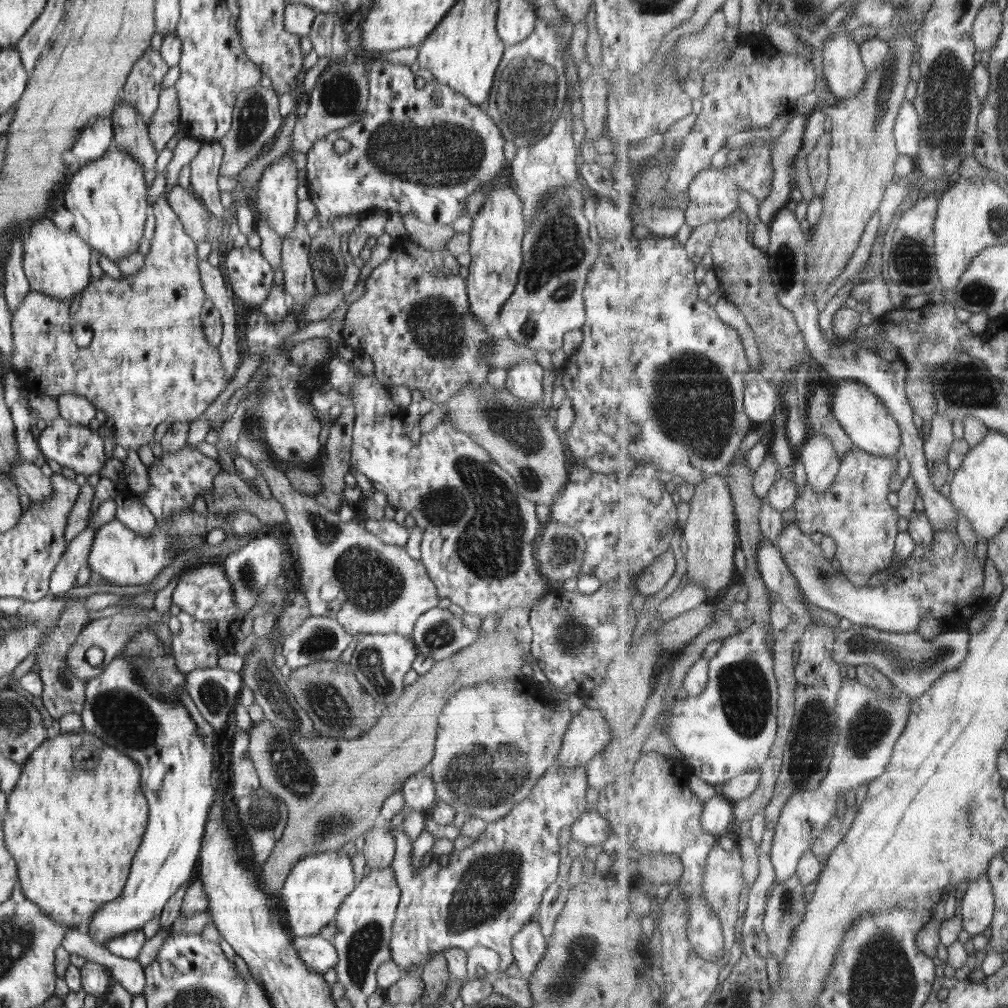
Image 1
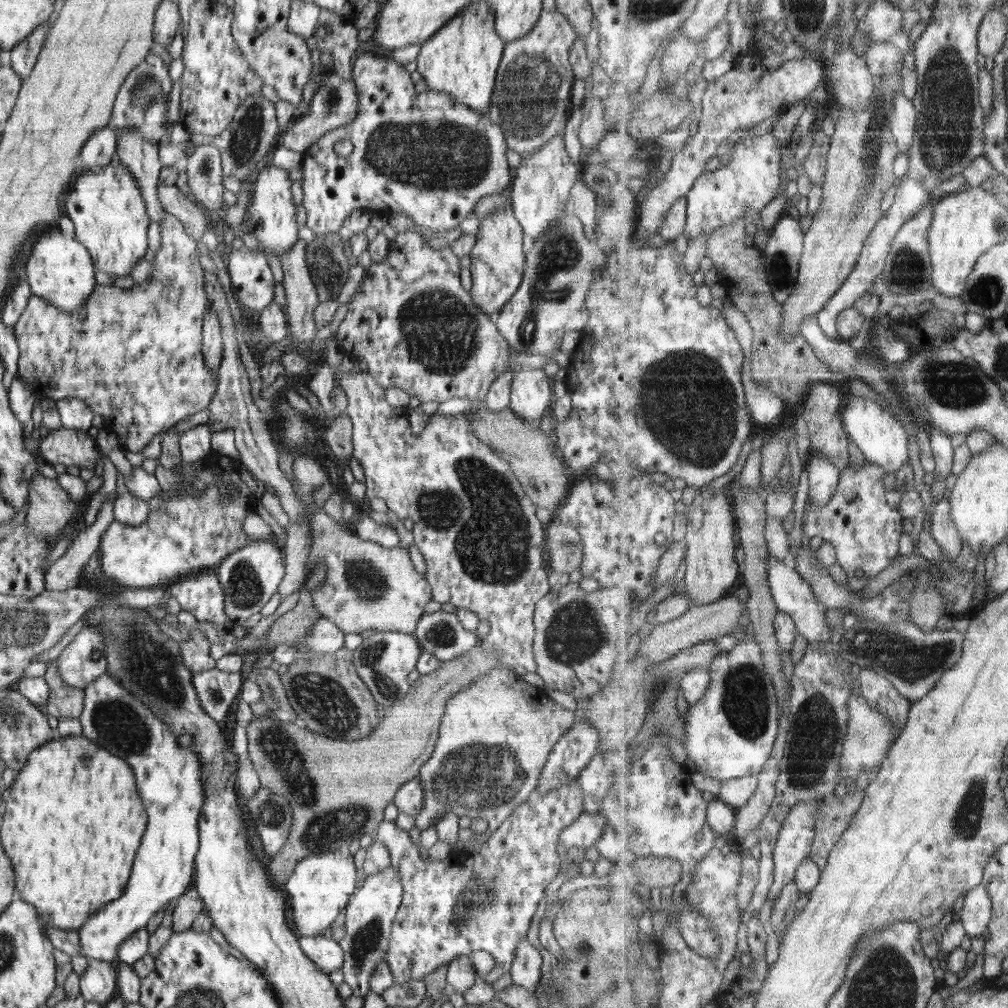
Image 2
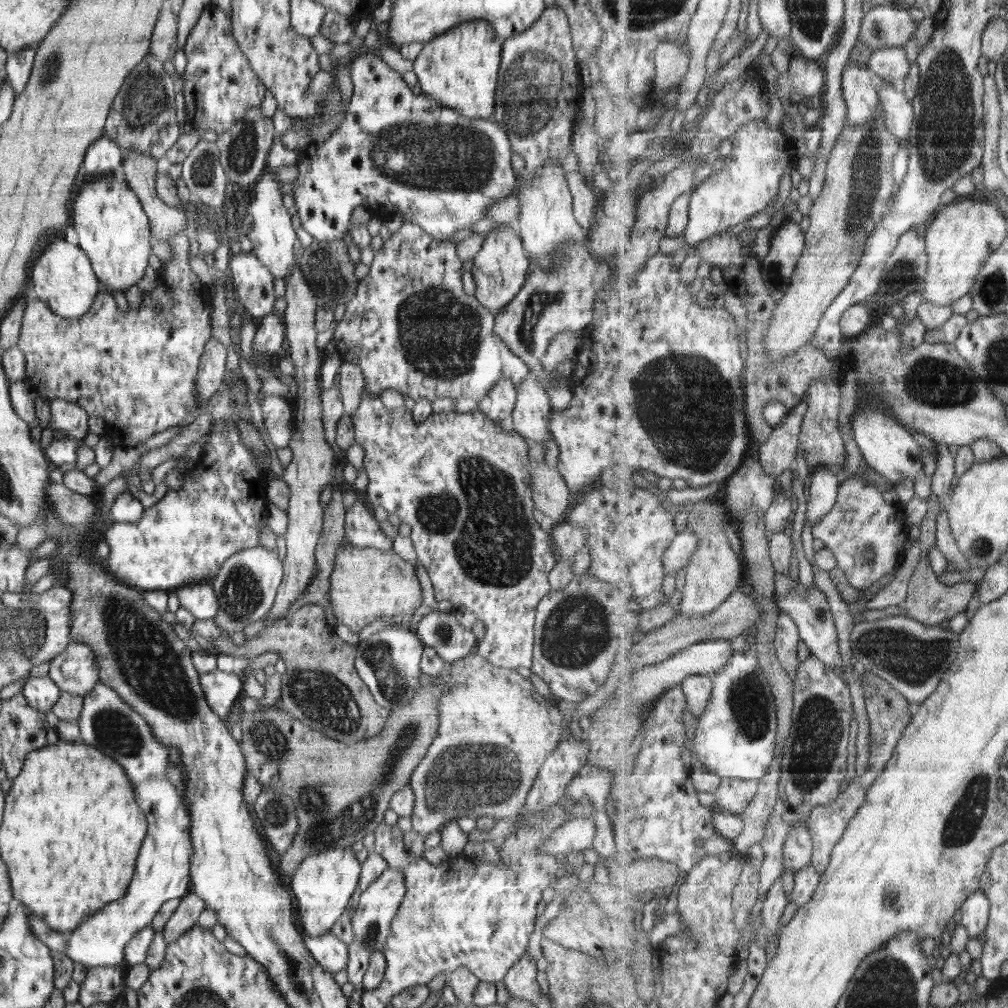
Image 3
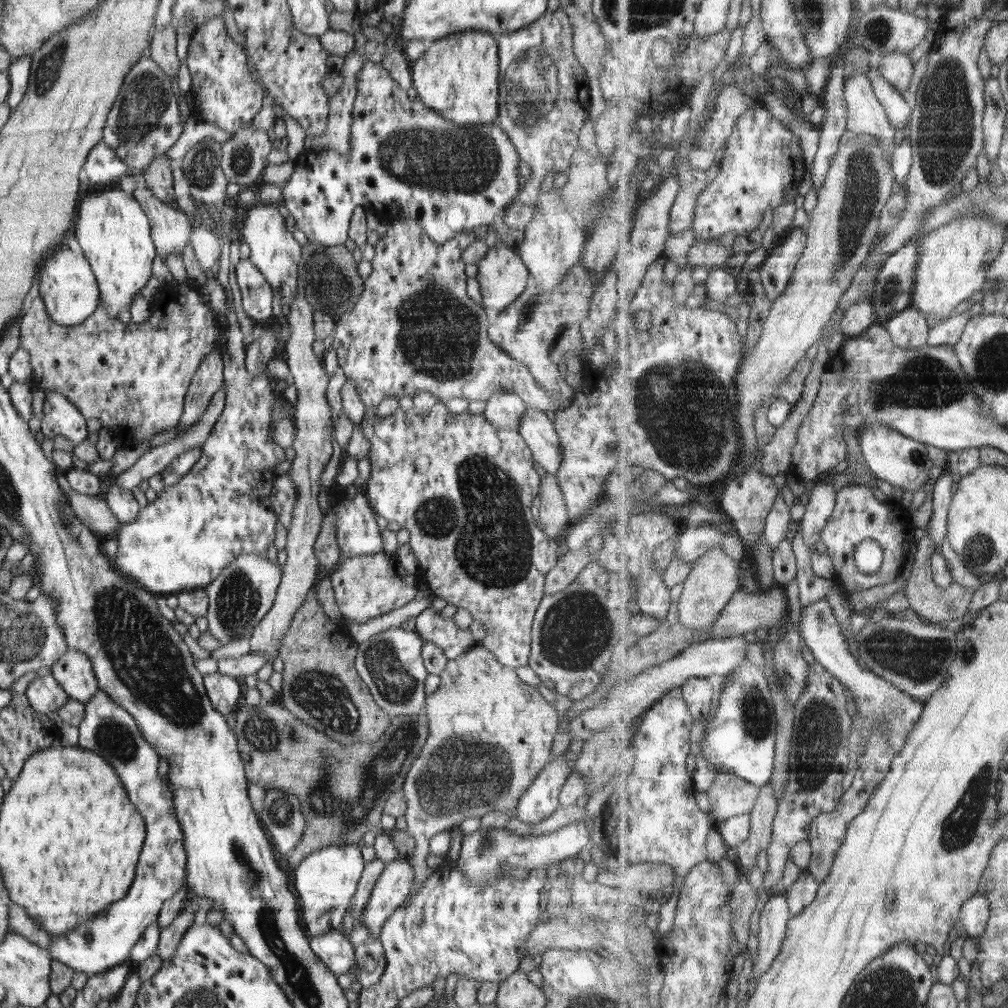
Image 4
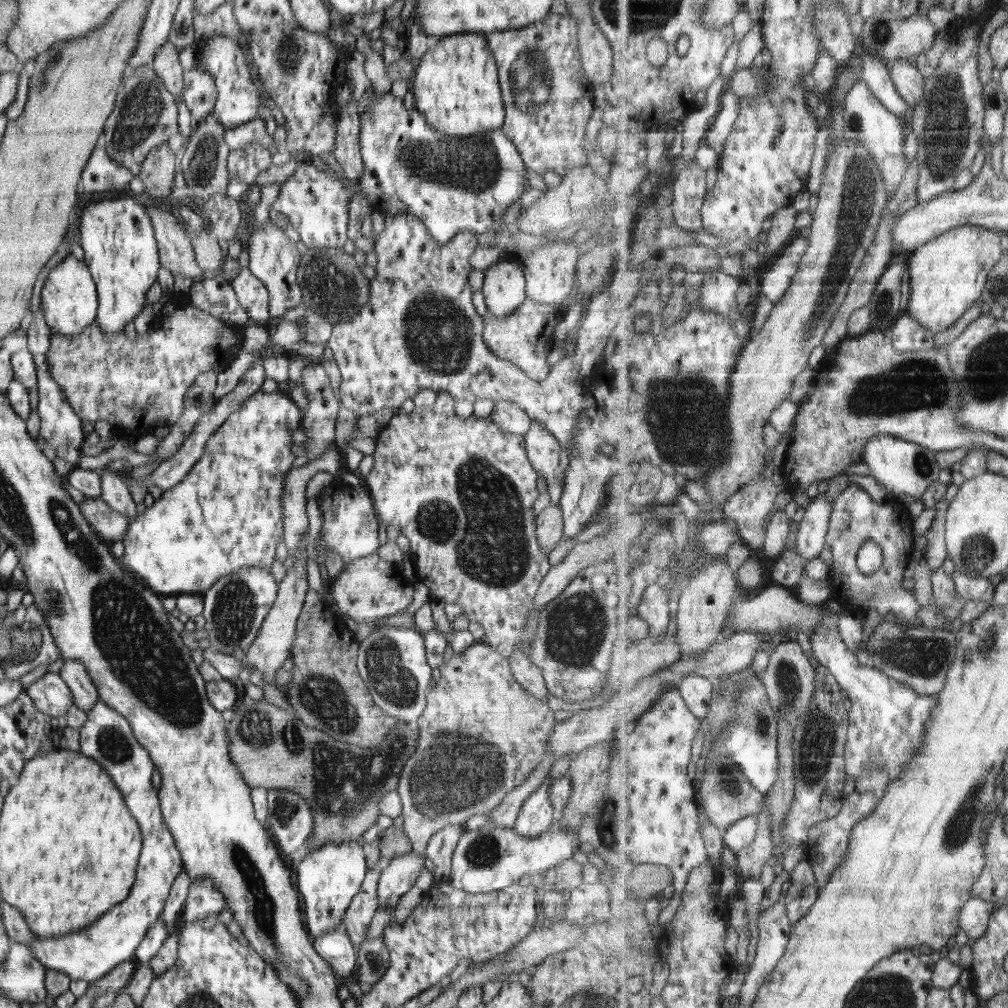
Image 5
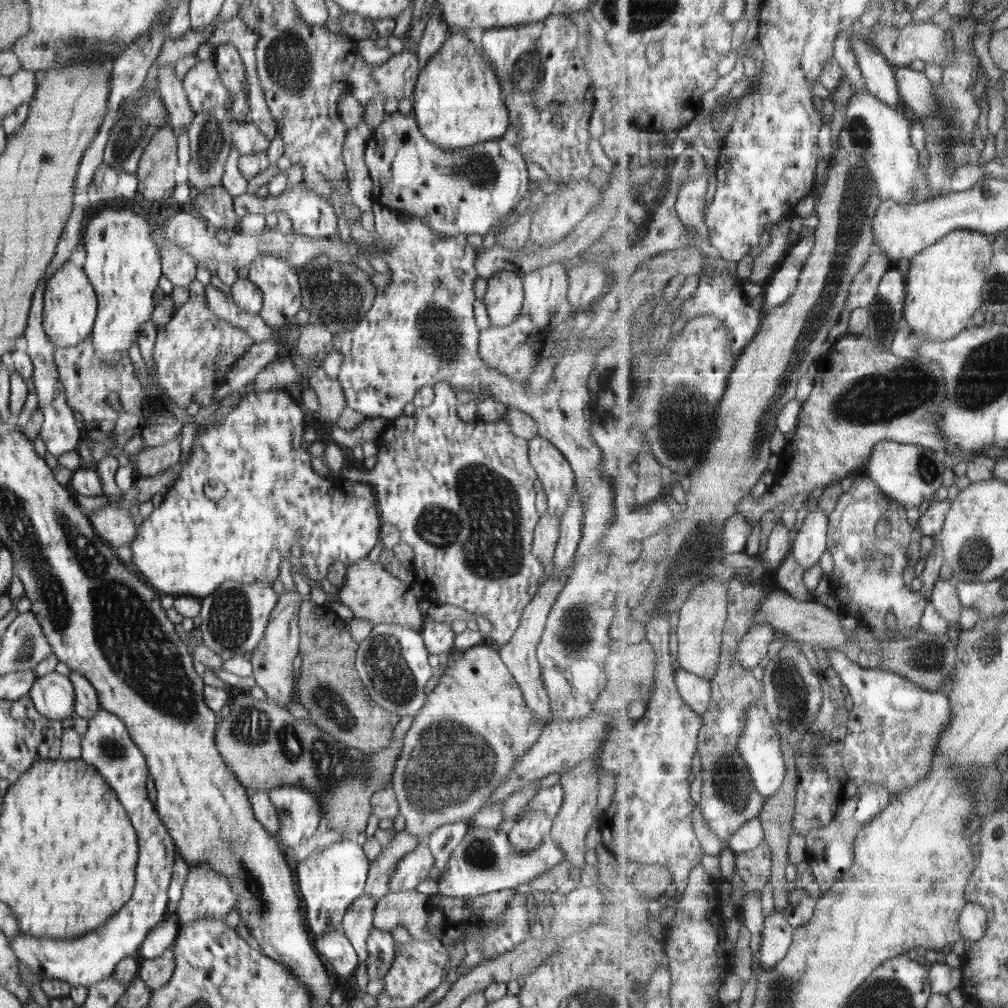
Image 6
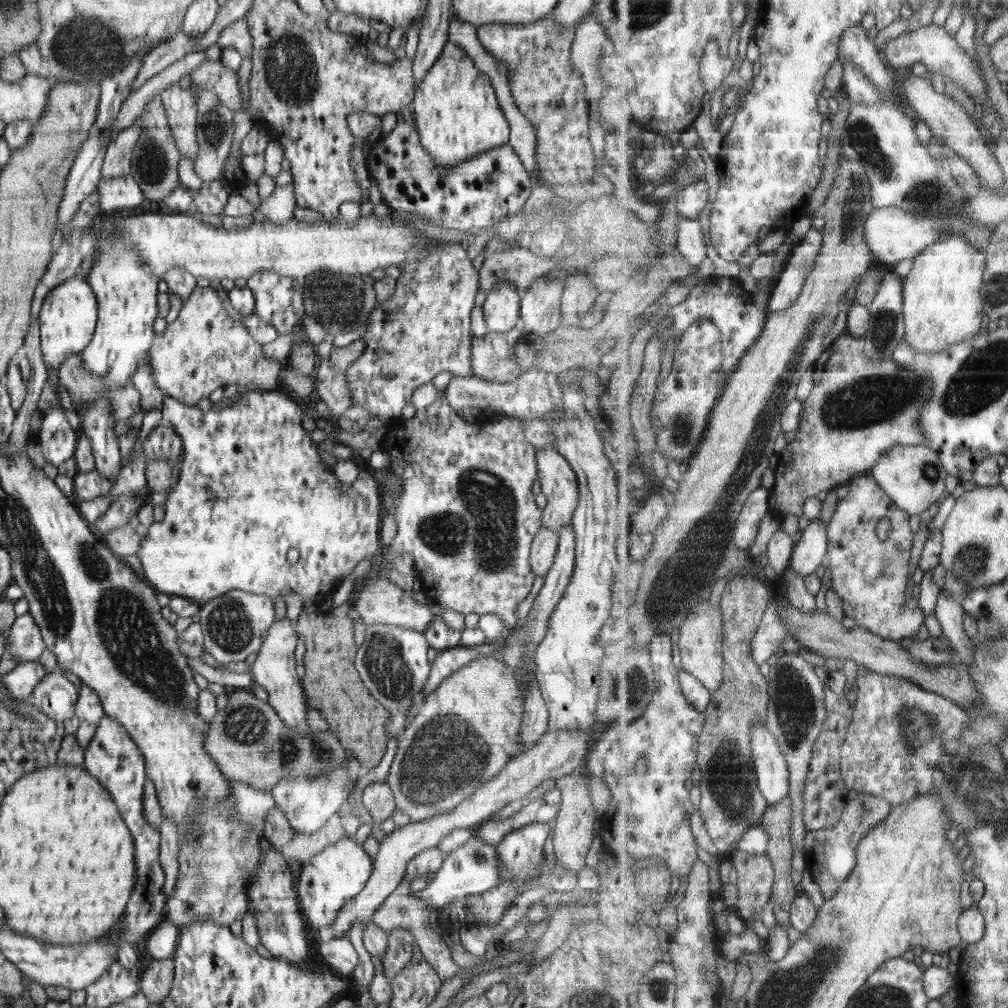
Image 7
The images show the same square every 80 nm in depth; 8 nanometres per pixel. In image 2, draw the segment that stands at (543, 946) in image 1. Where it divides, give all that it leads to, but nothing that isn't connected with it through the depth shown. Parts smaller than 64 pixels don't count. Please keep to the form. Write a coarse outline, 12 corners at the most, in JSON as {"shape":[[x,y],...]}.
{"shape":[[519,940],[510,976],[512,984],[535,992],[542,955]]}

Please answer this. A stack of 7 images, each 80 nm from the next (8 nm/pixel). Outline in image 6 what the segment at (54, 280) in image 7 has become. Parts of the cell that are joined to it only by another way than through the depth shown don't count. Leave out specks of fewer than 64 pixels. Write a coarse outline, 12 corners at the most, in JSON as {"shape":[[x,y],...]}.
{"shape":[[48,278],[32,298],[23,344],[44,415],[40,438],[58,458],[76,451],[76,426],[43,327]]}

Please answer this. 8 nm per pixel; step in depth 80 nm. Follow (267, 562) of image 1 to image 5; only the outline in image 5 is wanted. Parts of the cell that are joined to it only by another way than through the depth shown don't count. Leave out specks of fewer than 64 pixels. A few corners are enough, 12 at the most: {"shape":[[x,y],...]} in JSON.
{"shape":[[243,566],[203,595],[210,648],[250,648],[277,597],[270,570]]}

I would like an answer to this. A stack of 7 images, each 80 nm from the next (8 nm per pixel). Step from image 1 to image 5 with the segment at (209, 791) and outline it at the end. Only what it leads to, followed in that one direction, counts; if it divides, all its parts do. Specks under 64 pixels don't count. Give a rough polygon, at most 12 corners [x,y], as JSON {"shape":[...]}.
{"shape":[[106,703],[81,753],[122,793],[143,841],[128,898],[90,926],[28,942],[90,984],[134,959],[184,868],[154,763]]}

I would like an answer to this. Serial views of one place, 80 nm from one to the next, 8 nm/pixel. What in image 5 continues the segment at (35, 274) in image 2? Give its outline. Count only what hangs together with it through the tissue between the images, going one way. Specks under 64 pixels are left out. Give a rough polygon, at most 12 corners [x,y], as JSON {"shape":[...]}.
{"shape":[[68,254],[40,287],[51,332],[73,338],[95,321],[88,265]]}

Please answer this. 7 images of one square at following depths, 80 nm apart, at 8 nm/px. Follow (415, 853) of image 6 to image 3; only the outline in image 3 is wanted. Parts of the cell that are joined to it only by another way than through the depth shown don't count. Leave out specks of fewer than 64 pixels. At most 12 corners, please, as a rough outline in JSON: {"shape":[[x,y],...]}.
{"shape":[[389,866],[361,892],[345,968],[364,992],[370,954],[383,950],[406,891]]}

